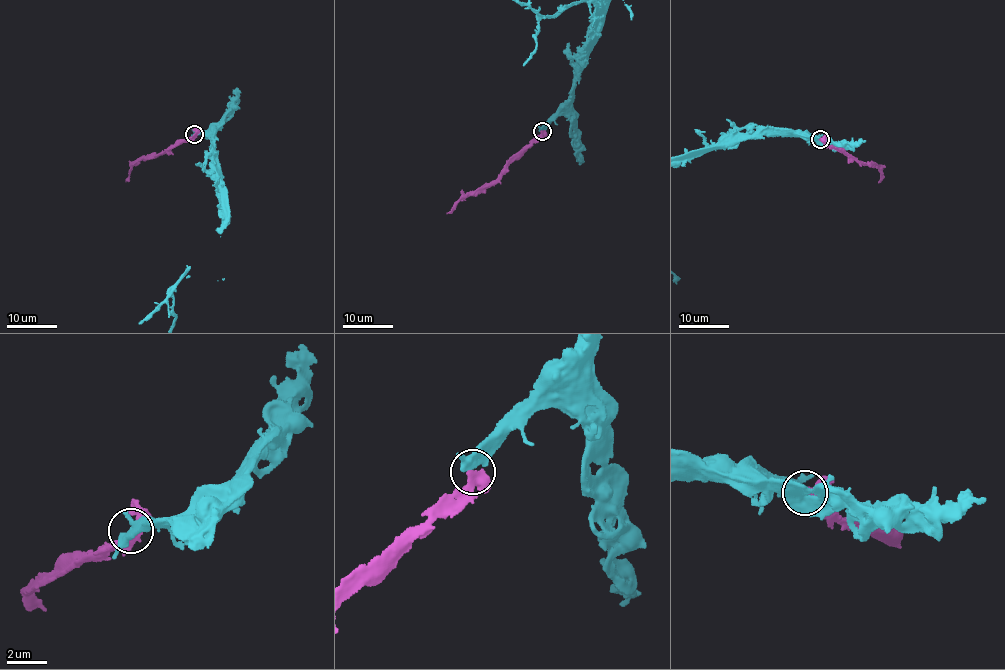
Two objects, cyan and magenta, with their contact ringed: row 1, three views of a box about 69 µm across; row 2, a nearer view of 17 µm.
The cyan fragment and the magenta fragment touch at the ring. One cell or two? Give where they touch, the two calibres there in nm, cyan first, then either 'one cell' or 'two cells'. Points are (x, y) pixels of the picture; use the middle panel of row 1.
place (542, 131); calibres 260 and 360 nm; one cell

